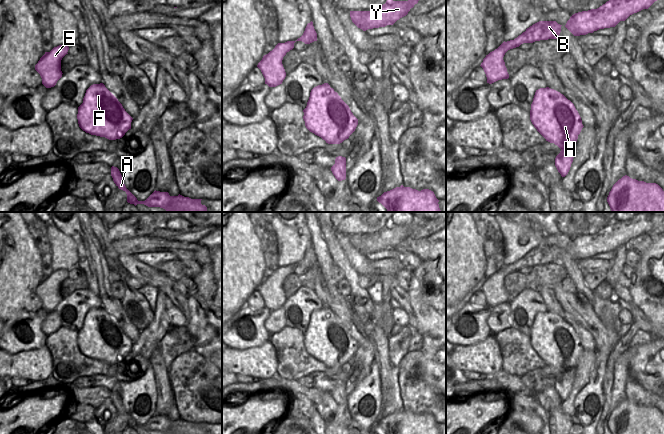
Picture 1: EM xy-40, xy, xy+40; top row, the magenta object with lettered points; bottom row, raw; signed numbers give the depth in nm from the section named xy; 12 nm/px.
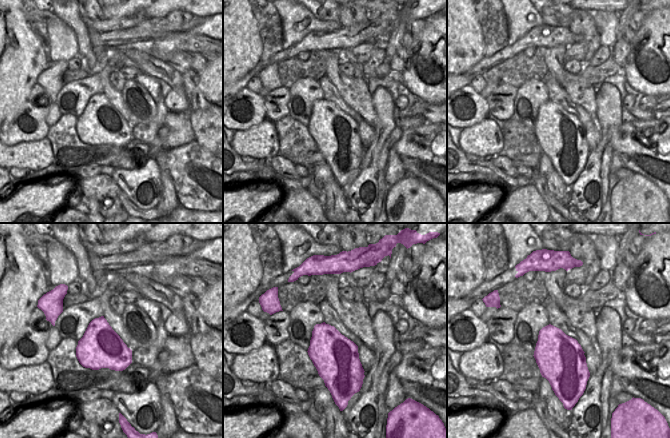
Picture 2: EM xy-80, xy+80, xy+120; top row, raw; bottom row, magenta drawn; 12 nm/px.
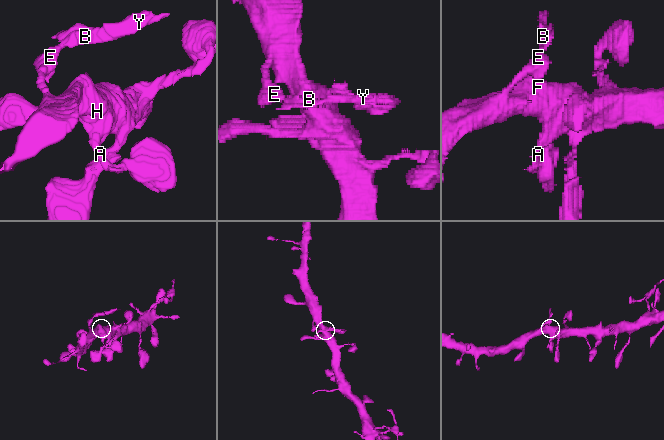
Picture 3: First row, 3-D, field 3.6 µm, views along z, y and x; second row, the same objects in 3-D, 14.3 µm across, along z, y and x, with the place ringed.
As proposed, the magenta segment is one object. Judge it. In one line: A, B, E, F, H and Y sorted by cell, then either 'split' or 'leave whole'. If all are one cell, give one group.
A E F H / B Y | split

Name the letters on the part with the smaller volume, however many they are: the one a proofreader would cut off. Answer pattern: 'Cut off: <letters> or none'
Cut off: B, Y

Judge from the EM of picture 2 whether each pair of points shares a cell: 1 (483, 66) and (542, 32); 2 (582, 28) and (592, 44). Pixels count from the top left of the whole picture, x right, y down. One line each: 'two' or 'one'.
1: one
2: one

